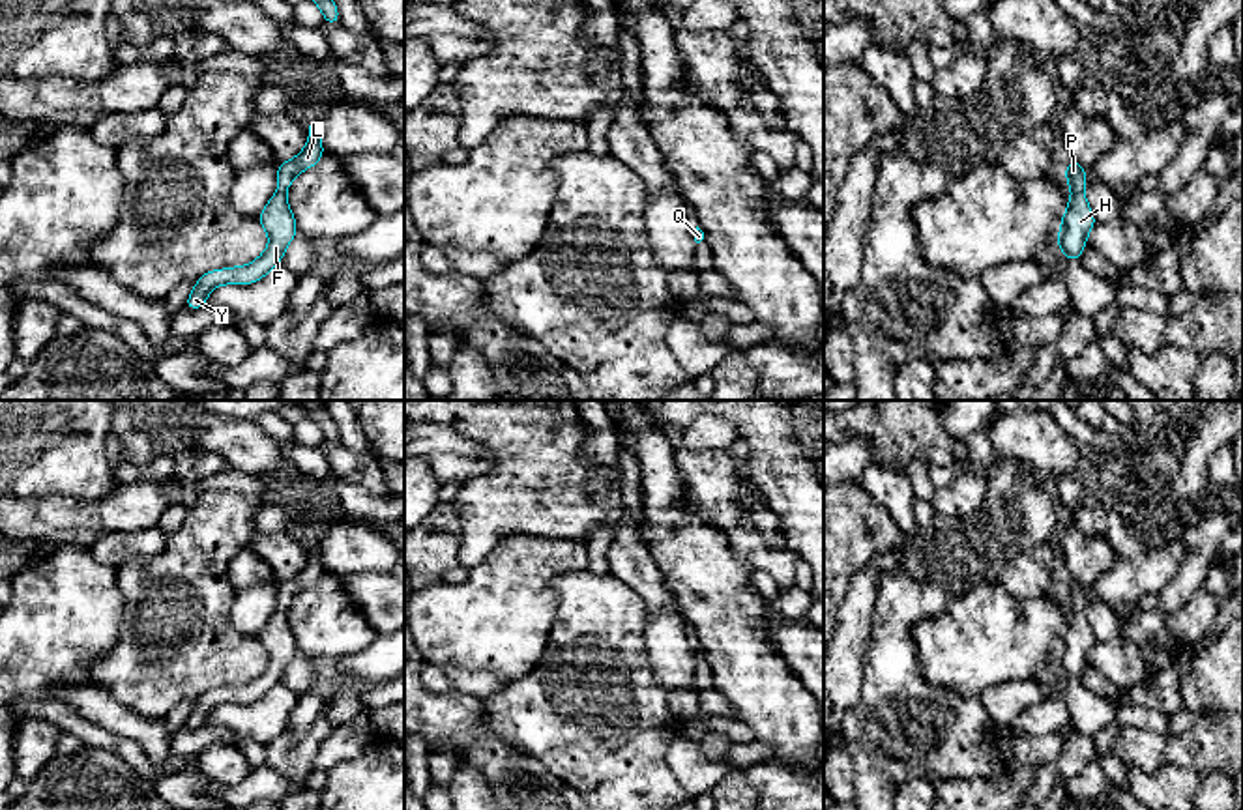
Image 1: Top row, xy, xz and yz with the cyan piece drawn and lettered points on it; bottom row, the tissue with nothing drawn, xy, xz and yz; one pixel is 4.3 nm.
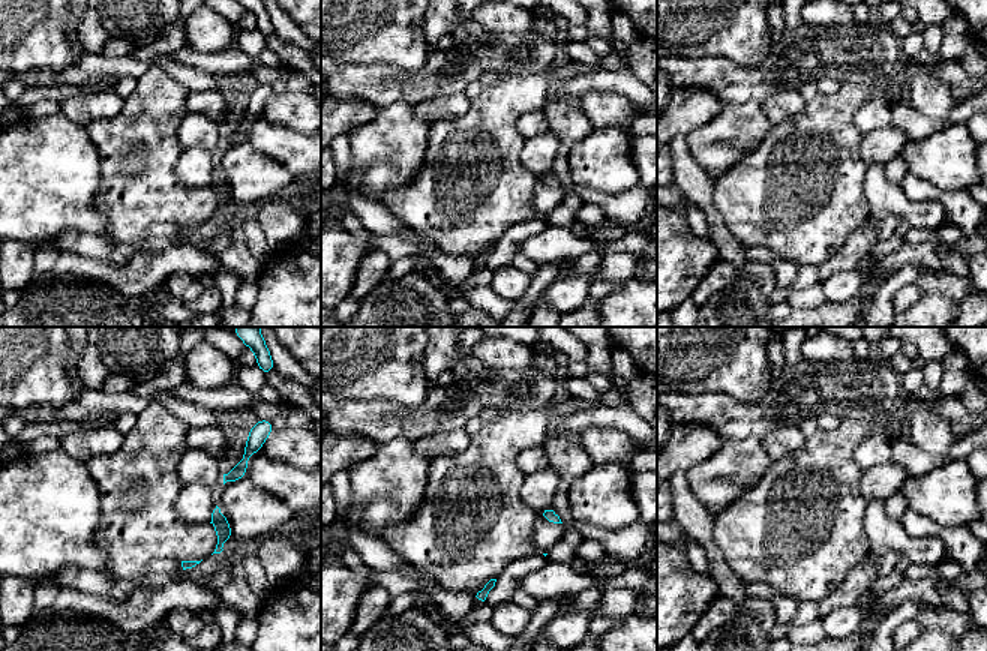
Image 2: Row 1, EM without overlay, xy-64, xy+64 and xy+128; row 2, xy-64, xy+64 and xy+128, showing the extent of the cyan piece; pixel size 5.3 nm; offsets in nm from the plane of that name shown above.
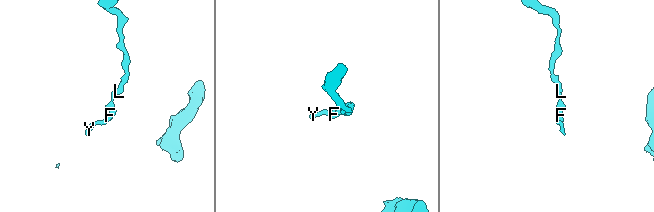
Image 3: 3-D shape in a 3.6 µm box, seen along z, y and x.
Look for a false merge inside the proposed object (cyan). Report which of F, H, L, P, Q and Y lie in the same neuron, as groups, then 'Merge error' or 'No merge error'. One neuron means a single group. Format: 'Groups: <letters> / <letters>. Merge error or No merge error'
Groups: F H L P Q Y. No merge error

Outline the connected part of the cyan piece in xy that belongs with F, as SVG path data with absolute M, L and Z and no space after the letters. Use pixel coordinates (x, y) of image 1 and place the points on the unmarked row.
M316 541L309 544L309 557L303 571L294 578L277 584L277 612L264 625L256 638L270 655L268 668L247 685L212 688L198 696L183 724L187 730L198 730L206 726L206 716L215 705L253 703L266 696L277 683L281 683L288 662L298 651L298 644L285 612L300 591L314 586L324 574L326 571L320 559L320 542Z

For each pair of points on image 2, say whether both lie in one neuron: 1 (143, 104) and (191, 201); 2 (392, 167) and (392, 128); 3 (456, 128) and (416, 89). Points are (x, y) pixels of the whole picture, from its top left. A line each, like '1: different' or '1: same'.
1: same
2: same
3: different

